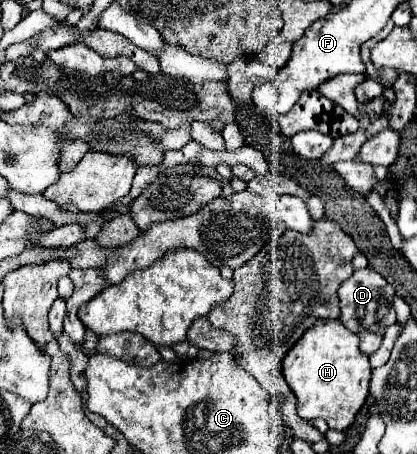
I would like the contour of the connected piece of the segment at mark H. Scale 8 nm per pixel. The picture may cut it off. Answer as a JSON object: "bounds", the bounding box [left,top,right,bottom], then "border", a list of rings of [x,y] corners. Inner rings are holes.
{"bounds":[284,320,372,430],"border":[[[320,320],[308,330],[284,360],[284,376],[298,398],[298,416],[302,420],[324,418],[332,430],[352,426],[358,410],[364,406],[372,378],[368,356],[358,352],[358,340],[340,326],[338,320]]]}

